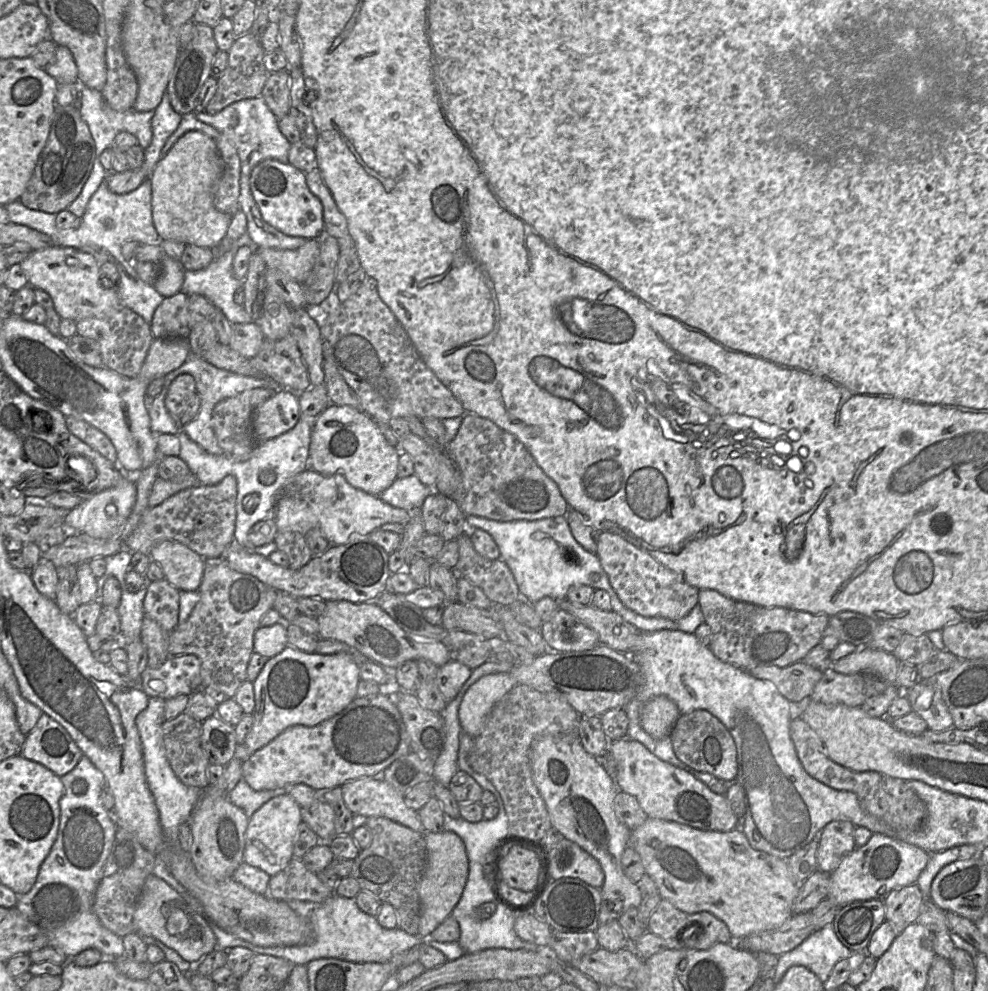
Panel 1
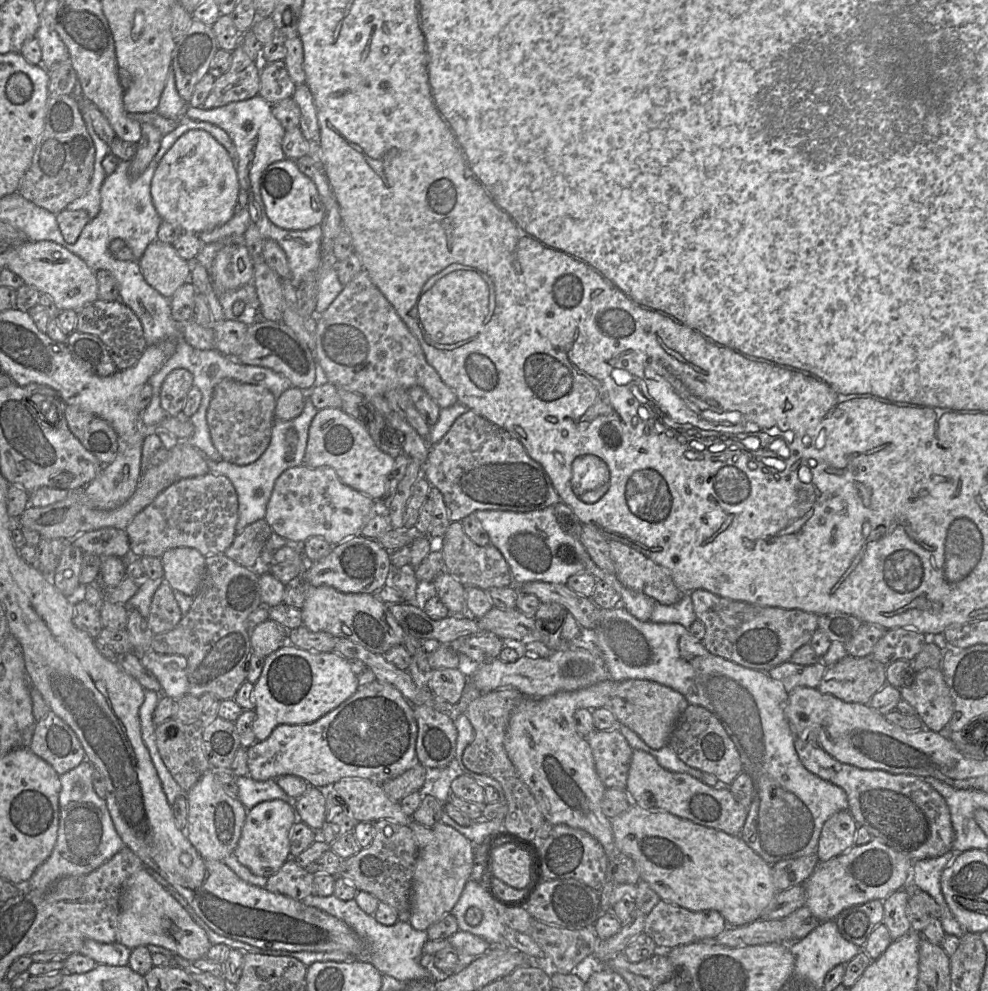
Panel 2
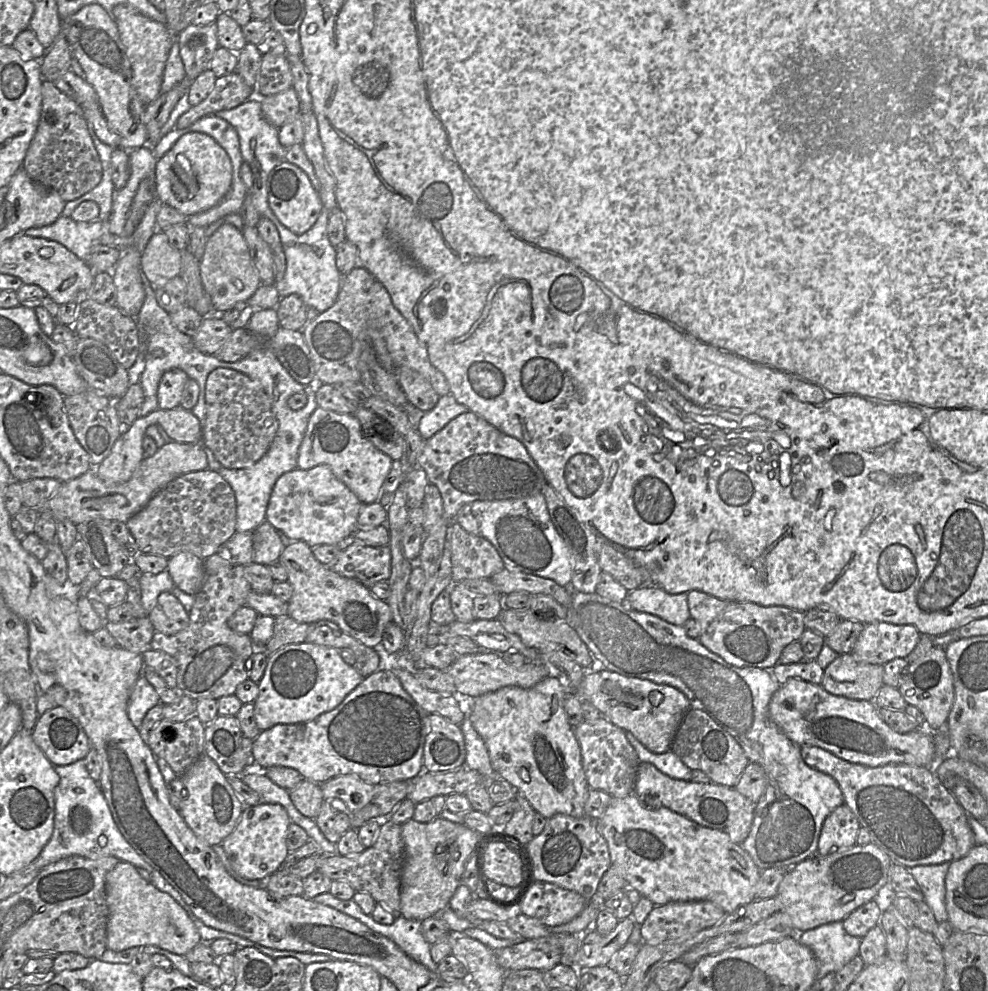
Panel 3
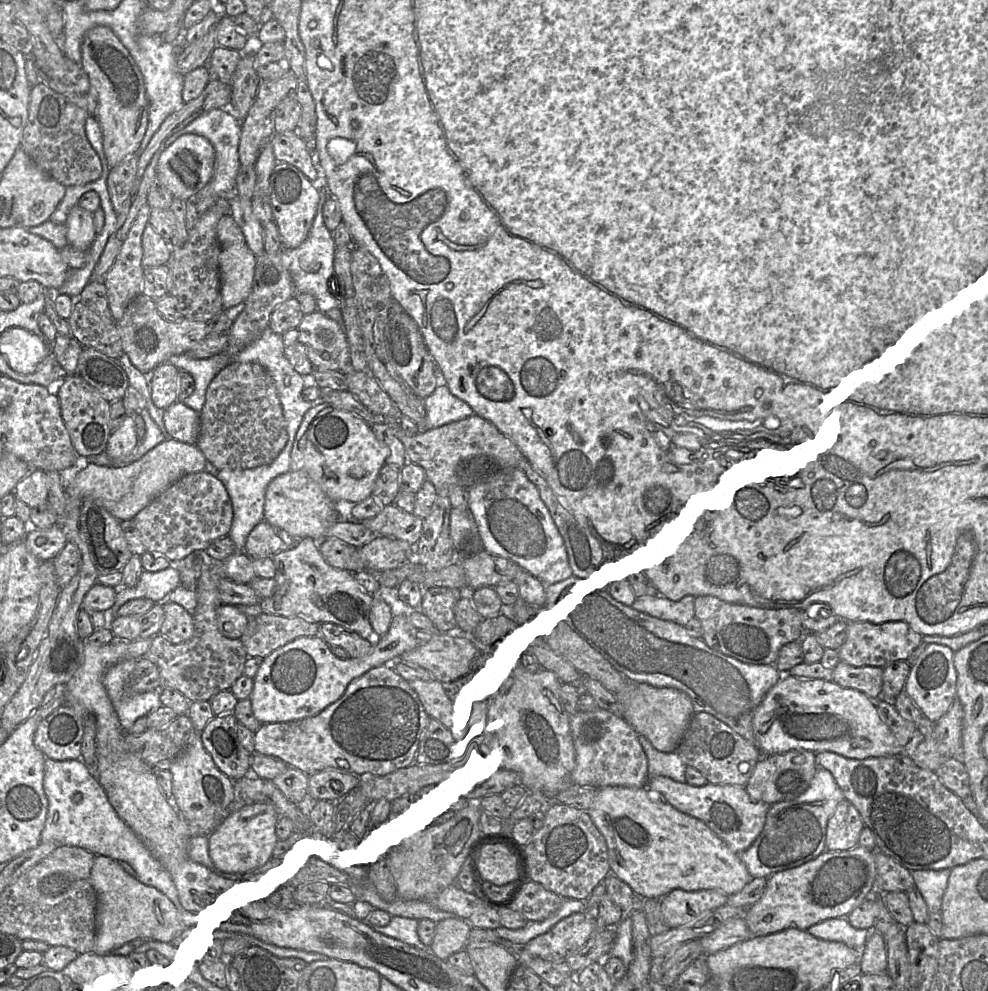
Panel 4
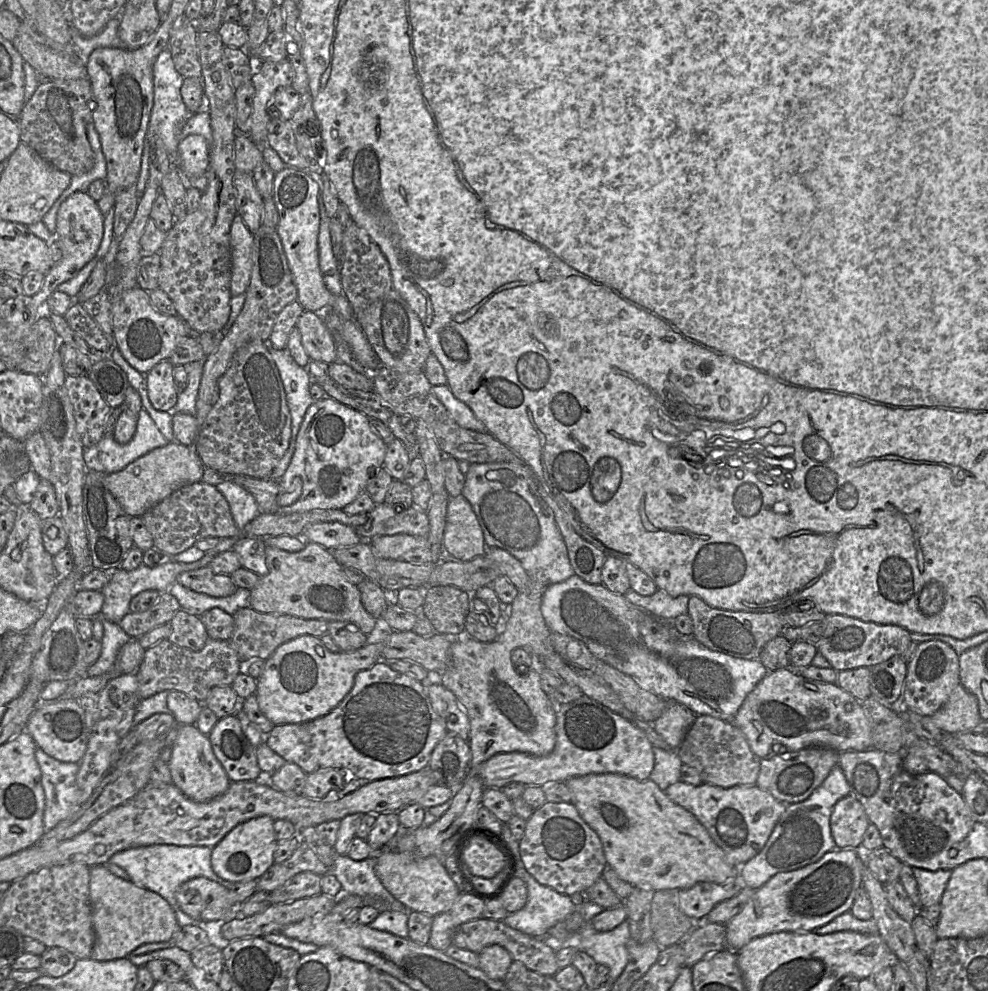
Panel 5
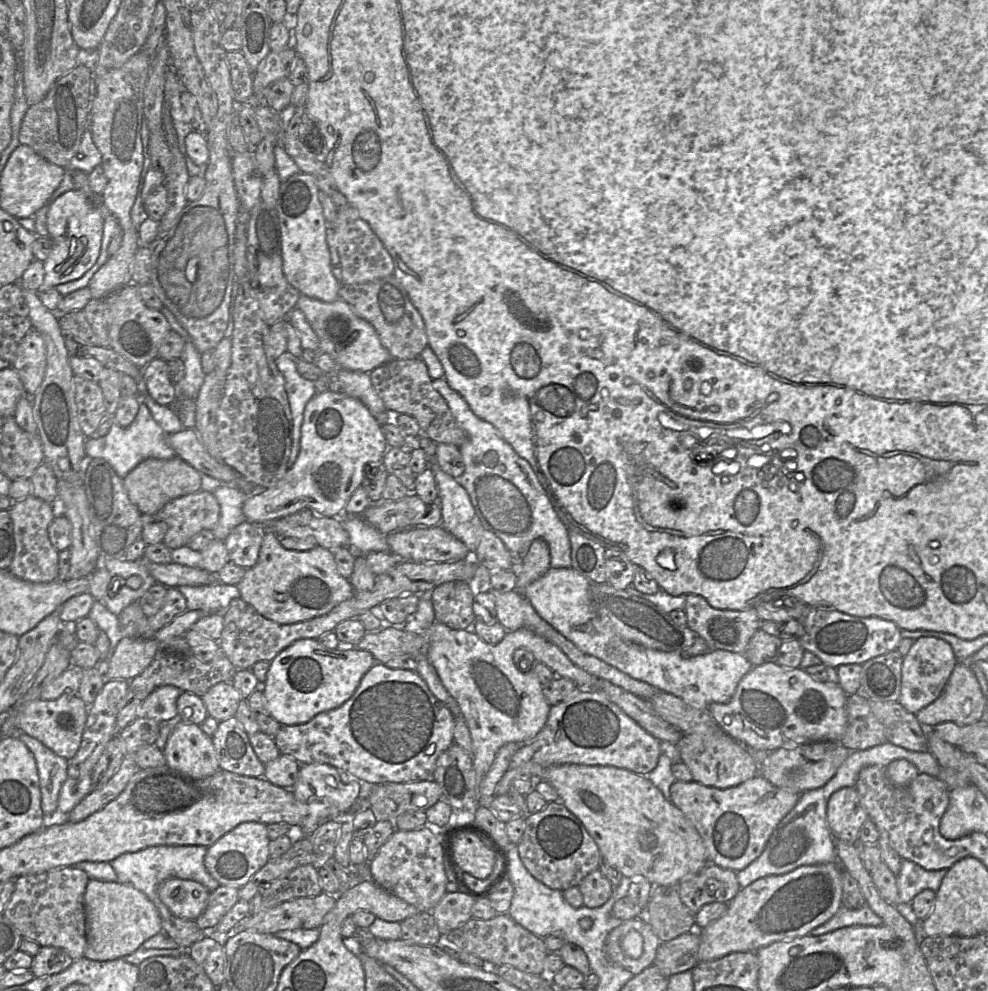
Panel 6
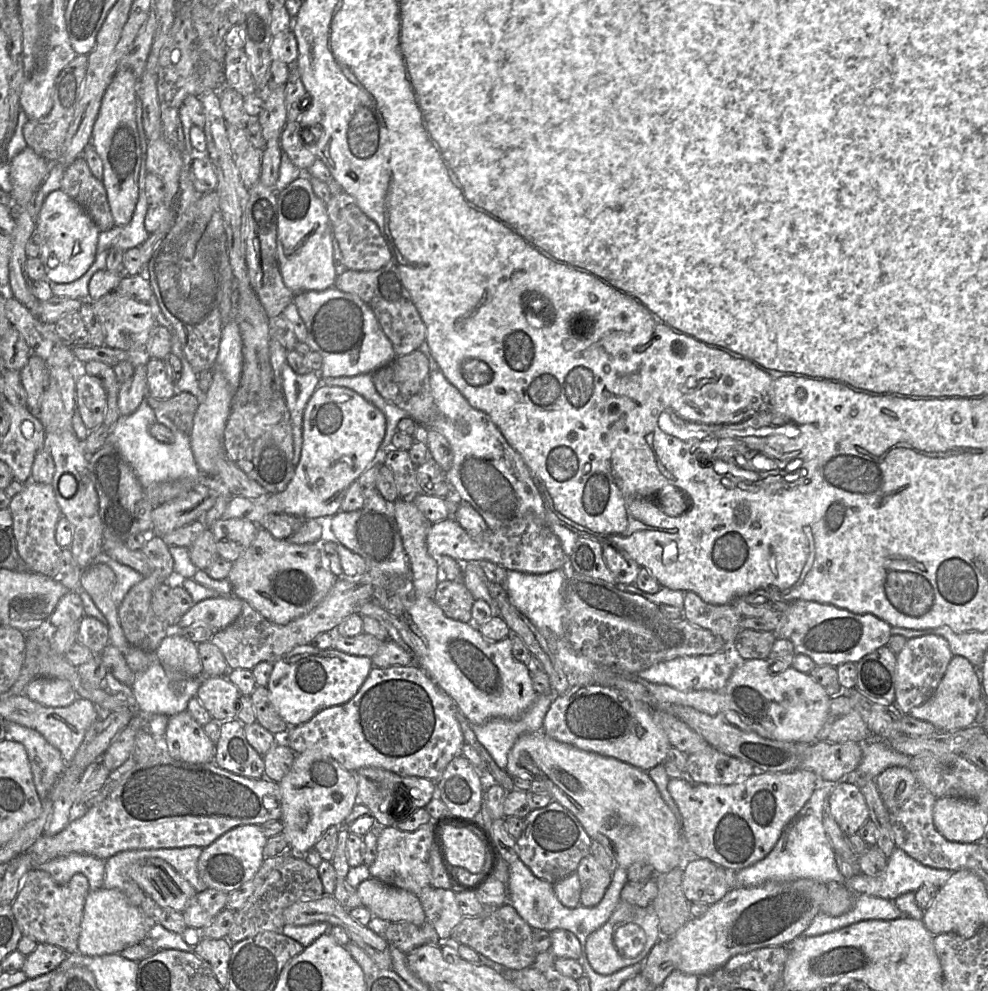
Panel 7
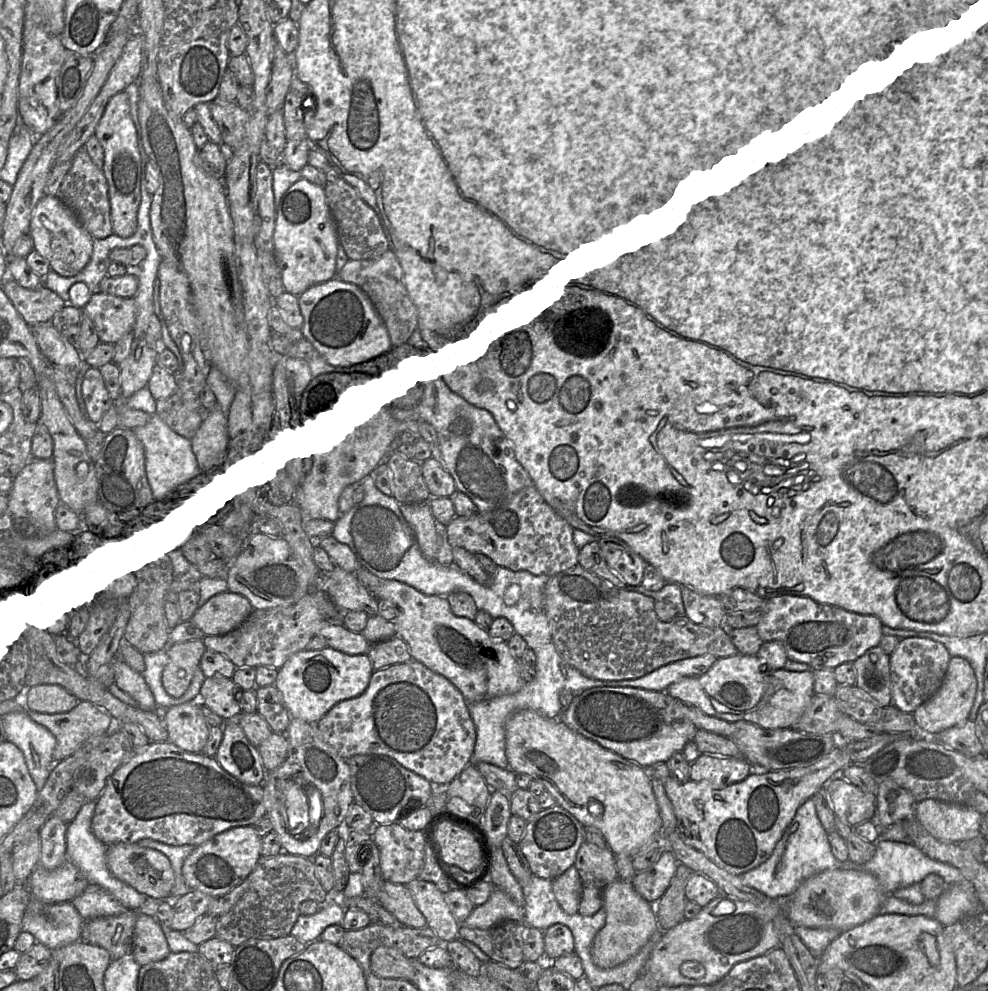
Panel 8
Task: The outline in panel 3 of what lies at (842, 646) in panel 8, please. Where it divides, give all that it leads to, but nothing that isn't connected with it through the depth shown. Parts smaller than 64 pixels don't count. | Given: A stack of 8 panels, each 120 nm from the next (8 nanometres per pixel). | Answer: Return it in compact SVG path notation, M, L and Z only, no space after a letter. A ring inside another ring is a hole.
M870 623L864 625L850 654L859 662L884 665L893 659L907 657L914 650L919 639L920 633L913 625Z

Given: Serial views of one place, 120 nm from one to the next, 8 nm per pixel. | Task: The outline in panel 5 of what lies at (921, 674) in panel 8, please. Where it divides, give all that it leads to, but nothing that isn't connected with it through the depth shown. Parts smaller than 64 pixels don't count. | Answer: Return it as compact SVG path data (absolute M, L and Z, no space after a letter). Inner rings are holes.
M938 640L921 642L907 663L903 685L903 705L908 711L932 716L948 700L954 688L960 684L959 655L947 643Z

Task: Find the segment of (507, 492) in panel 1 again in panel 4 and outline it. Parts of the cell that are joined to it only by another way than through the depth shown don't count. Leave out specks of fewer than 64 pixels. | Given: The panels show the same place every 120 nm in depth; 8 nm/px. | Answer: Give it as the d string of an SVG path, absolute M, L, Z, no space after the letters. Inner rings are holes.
M477 414L438 428L420 431L416 435L407 435L400 426L399 418L385 418L384 422L403 443L408 462L424 468L426 479L435 486L437 495L449 497L449 491L454 486L470 489L497 479L521 468L521 461L526 458L510 438Z

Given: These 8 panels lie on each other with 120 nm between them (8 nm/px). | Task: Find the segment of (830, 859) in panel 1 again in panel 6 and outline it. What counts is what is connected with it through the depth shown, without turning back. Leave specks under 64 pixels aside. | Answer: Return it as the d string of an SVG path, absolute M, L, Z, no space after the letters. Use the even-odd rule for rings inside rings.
M855 787L841 788L829 798L827 822L835 840L856 845L860 830L868 819Z

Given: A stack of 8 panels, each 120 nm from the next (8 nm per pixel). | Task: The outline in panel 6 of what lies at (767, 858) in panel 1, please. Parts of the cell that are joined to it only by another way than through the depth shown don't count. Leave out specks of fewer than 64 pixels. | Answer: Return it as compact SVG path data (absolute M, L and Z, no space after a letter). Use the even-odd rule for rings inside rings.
M527 763L519 768L508 768L496 784L495 795L507 794L512 781L517 778L549 782L556 789L559 800L583 823L594 839L602 860L616 868L625 878L645 878L653 886L678 885L709 863L706 847L695 826L643 775L614 766L564 764L544 768L535 763Z

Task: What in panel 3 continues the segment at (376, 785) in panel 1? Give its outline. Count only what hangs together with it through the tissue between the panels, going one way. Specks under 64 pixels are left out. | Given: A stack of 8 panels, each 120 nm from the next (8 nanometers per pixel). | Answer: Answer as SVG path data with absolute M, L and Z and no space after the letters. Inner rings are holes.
M338 776L320 784L324 800L342 800L349 813L366 806L374 796L375 786L356 776Z

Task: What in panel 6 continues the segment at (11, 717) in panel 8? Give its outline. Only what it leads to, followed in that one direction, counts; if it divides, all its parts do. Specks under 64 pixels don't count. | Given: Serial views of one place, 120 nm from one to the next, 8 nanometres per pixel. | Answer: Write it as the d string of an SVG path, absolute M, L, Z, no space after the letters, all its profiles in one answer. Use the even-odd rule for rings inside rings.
M17 732L17 736L31 751L36 761L41 809L44 815L52 815L57 810L60 789L67 778L68 760L56 755L36 738Z

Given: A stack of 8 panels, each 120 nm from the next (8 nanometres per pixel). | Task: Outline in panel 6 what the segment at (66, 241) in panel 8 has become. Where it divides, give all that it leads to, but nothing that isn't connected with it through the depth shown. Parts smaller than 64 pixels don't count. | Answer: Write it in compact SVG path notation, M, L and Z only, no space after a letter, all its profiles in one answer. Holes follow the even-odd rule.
M78 190L60 195L49 207L46 225L52 249L43 262L45 276L39 291L81 278L97 261L100 254L104 215Z

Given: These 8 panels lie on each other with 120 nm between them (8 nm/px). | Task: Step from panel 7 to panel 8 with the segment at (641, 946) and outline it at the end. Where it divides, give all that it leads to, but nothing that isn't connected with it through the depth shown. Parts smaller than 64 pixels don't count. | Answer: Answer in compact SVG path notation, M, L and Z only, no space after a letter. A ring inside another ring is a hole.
M619 877L603 891L603 906L606 909L606 924L596 934L592 946L593 963L602 969L610 969L637 954L659 929L655 905L646 901L632 886L631 881Z

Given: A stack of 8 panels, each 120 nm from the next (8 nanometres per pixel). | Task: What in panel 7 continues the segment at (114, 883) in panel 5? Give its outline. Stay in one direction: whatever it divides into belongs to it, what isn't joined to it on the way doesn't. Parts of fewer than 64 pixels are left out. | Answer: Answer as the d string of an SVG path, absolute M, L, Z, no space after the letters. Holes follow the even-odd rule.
M101 887L89 891L83 909L78 953L85 956L117 954L128 947L142 943L150 930L150 919L118 889Z

